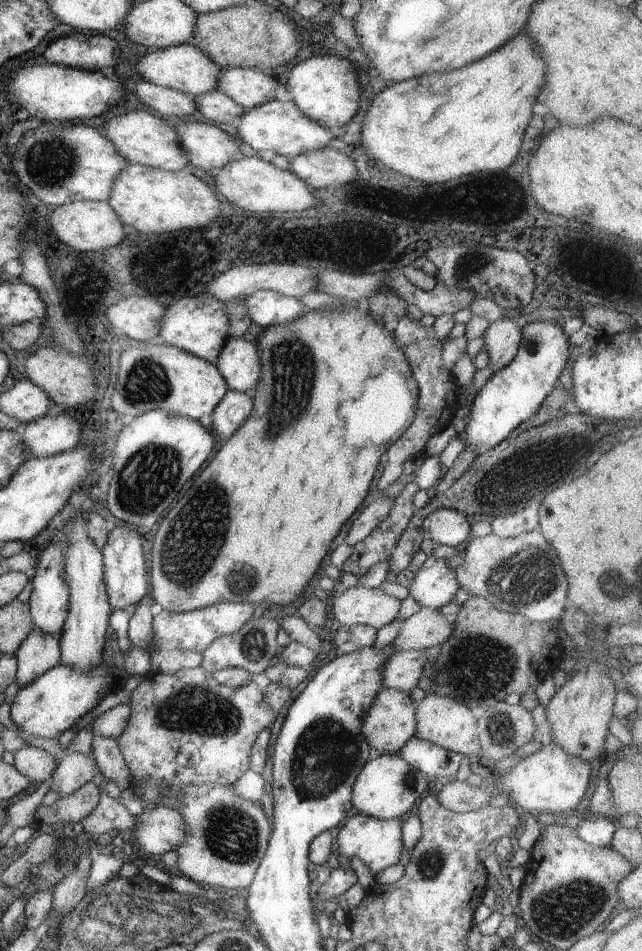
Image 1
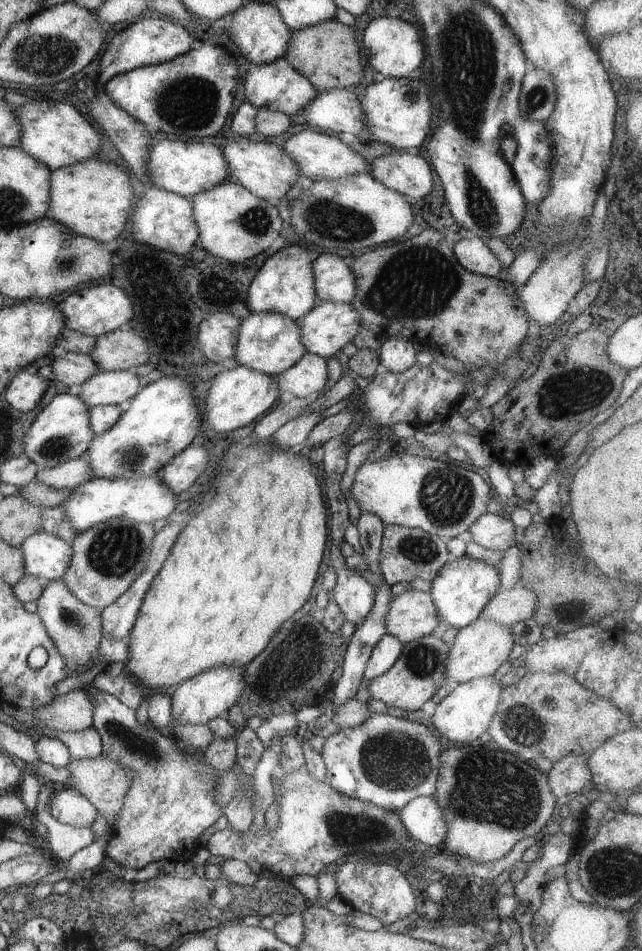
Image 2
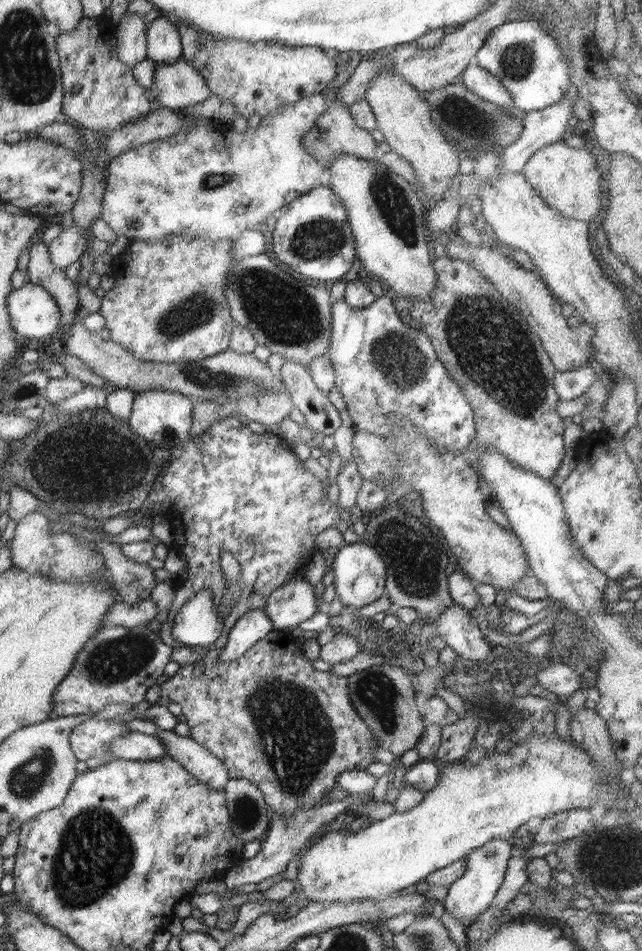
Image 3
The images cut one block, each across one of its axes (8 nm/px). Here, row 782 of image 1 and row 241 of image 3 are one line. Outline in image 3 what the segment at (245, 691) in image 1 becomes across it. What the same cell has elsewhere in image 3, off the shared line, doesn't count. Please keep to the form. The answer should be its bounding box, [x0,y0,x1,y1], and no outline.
[99,234,239,364]

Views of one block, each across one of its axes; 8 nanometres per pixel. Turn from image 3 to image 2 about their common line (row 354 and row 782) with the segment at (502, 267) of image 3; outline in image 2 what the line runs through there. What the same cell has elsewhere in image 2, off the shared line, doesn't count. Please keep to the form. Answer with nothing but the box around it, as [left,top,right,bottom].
[546,755,592,802]

